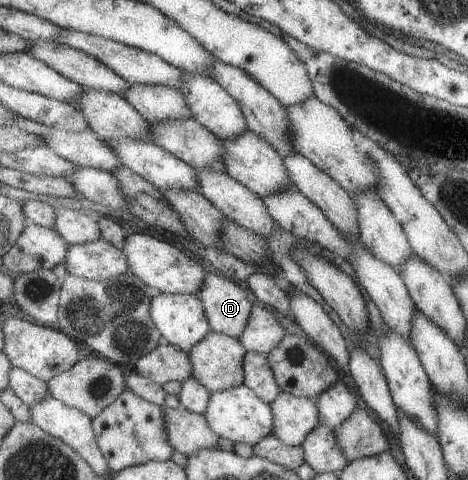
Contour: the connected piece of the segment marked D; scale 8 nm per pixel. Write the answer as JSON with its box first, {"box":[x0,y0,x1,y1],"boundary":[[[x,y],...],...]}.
{"box":[197,268,255,338],"boundary":[[[211,268],[197,296],[205,306],[205,314],[213,331],[240,338],[251,320],[255,306],[243,286],[237,286],[235,280]]]}

